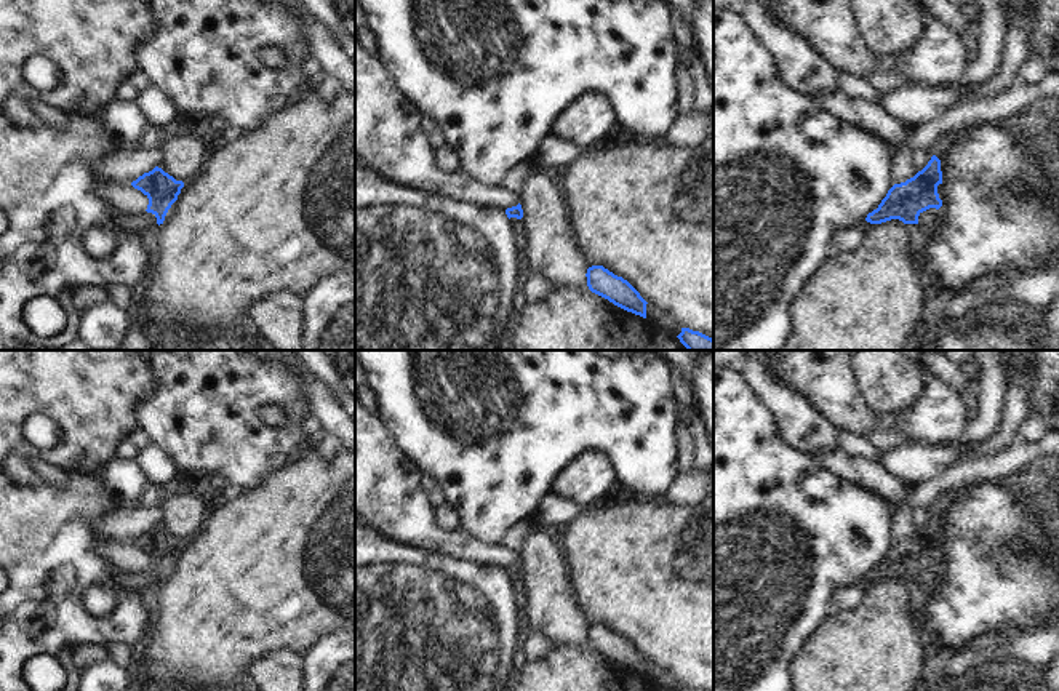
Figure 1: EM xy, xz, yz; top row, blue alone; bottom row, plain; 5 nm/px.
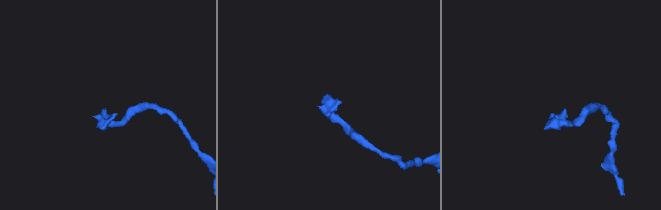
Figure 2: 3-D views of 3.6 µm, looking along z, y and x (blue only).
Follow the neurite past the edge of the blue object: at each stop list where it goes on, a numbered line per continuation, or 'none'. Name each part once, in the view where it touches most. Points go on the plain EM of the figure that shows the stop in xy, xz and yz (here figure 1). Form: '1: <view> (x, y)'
1: xy (125, 557)

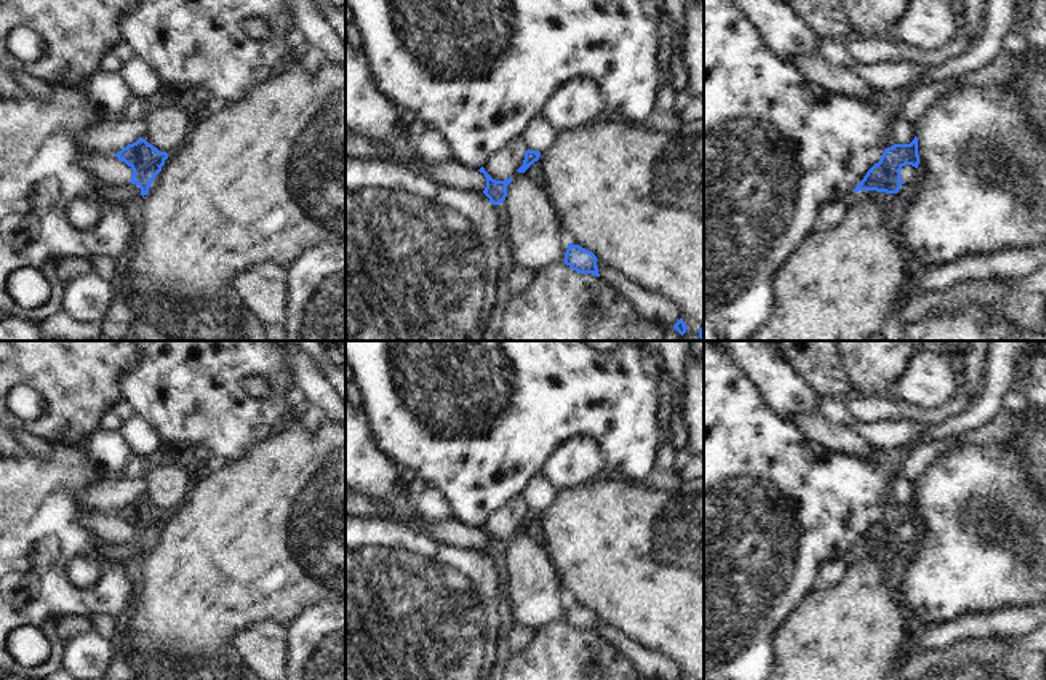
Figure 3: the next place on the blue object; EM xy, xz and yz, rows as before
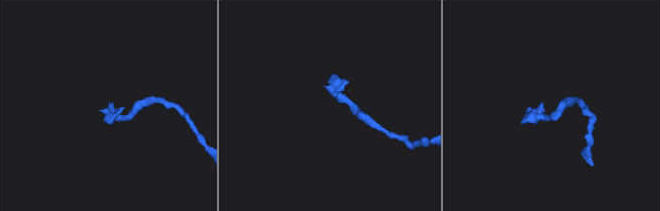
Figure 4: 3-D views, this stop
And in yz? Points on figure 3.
1: yz (909, 532)

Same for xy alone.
1: xy (109, 528)

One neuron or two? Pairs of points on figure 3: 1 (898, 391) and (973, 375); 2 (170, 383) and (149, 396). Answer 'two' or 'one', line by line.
1: two
2: one

